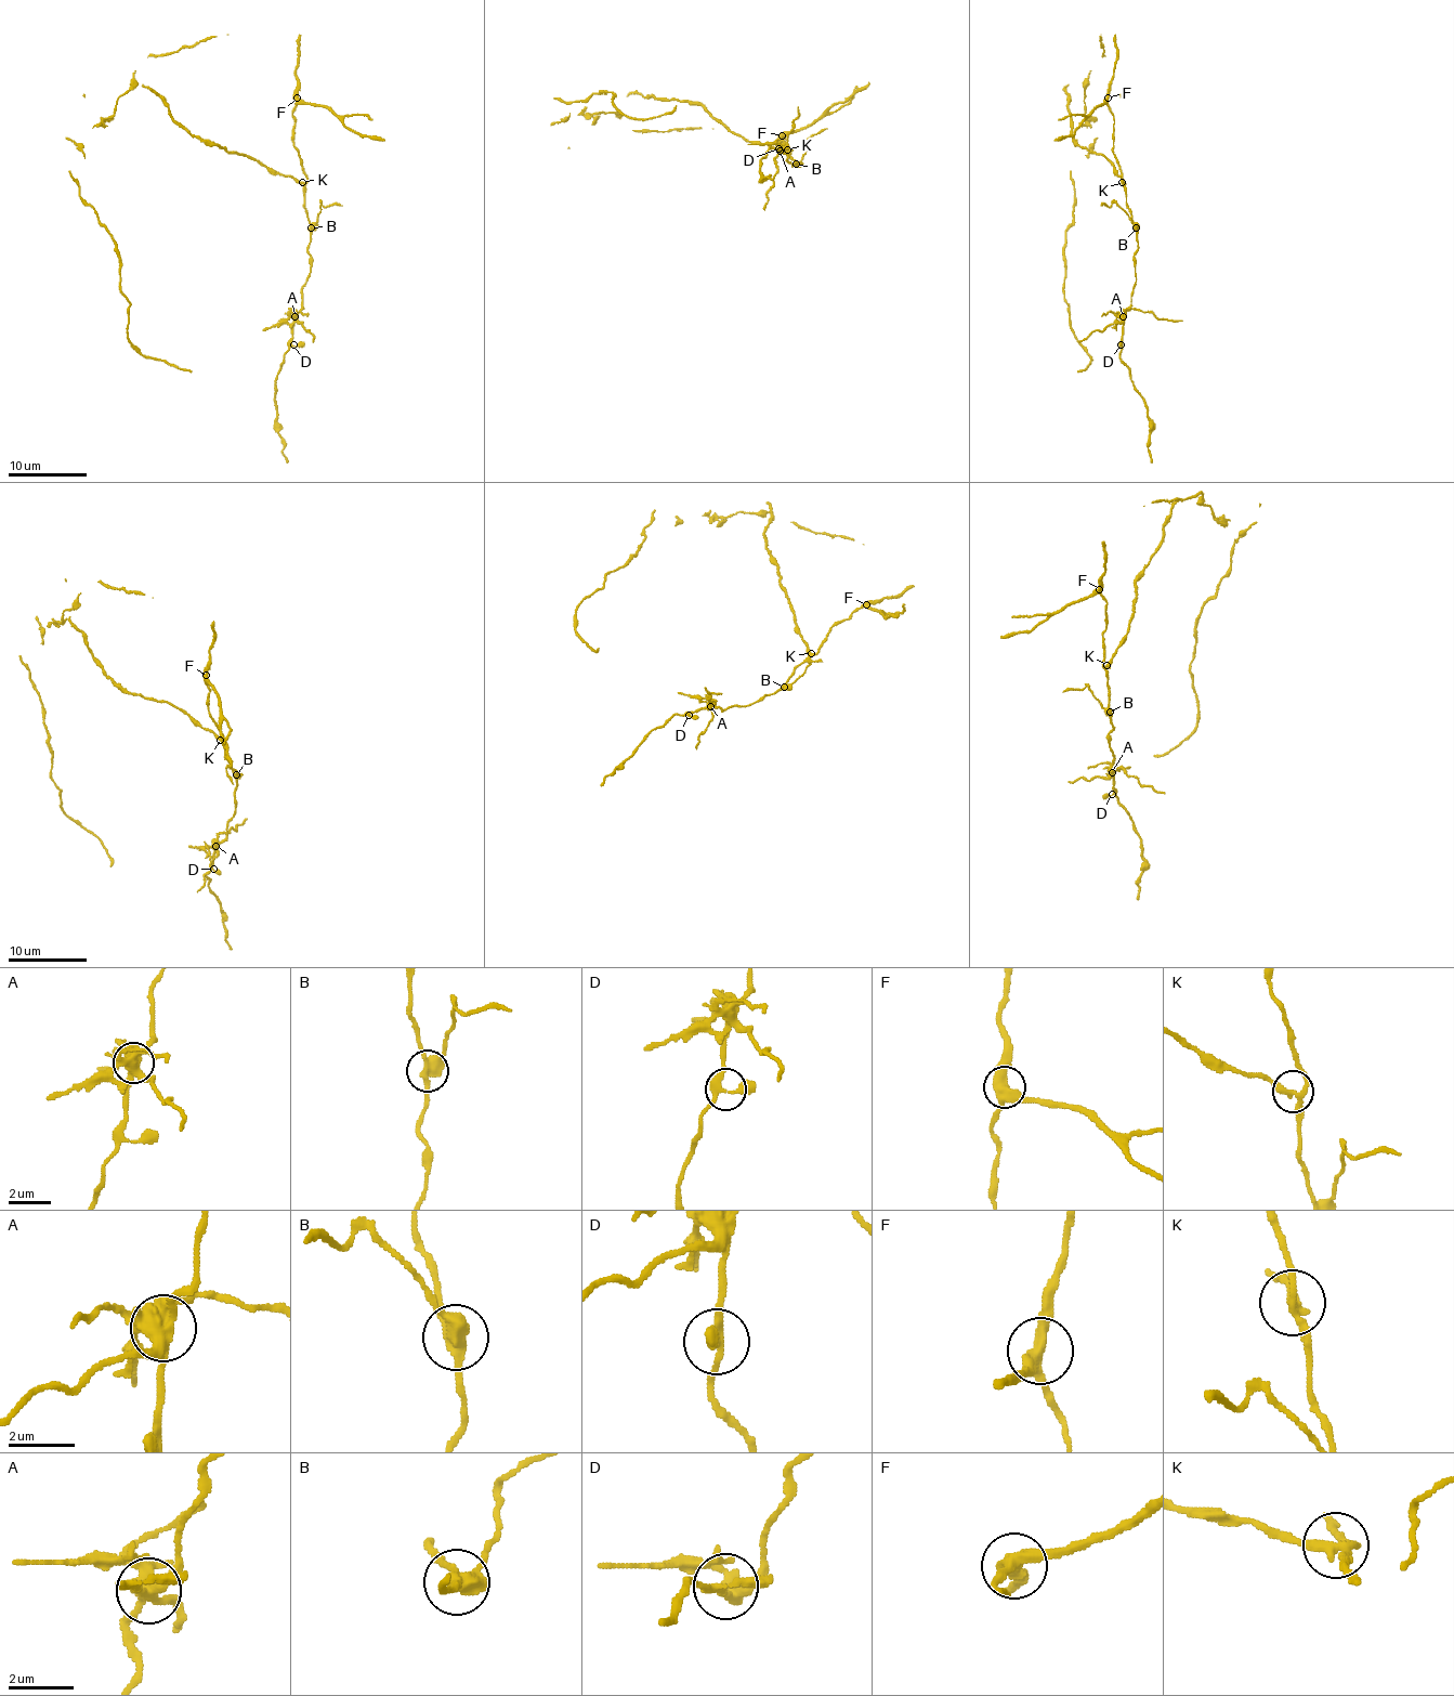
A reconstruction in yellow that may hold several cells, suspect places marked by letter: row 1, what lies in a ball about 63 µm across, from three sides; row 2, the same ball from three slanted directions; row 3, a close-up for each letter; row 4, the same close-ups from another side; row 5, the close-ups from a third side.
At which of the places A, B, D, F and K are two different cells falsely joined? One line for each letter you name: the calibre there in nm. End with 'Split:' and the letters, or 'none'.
A: Thickness 480 nm
B: Thickness 400 nm
K: Thickness 240 nm
Split: A, B, K

